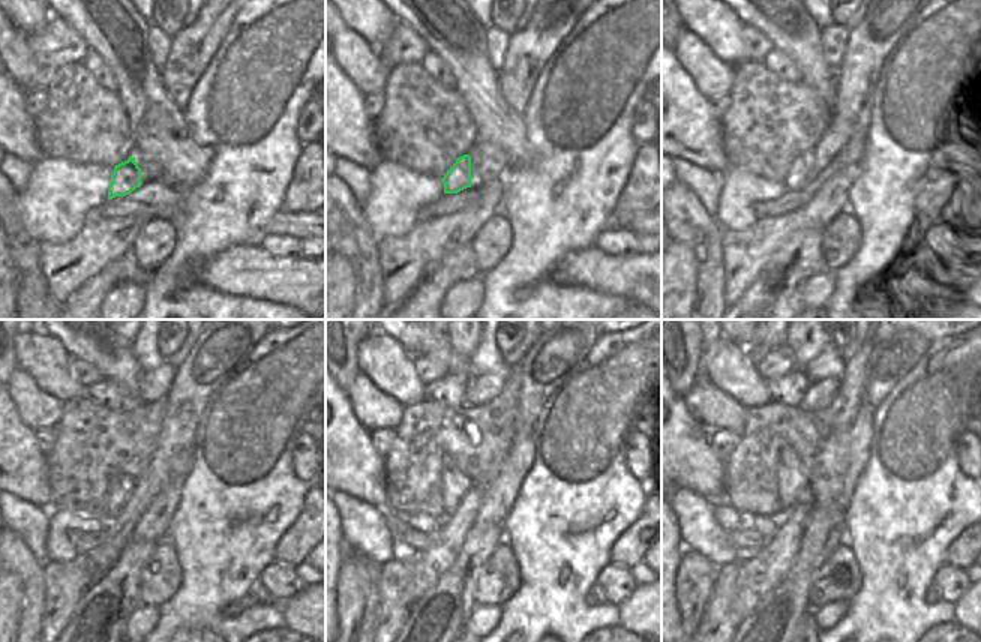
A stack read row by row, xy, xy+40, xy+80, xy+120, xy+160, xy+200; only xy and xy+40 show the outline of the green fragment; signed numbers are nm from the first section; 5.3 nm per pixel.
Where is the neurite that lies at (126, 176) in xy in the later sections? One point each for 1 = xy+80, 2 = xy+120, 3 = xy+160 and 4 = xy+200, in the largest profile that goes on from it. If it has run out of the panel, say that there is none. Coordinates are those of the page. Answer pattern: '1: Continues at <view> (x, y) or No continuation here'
1: Continues at xy+80 (795, 177)
2: Continues at xy+120 (120, 488)
3: Continues at xy+160 (455, 485)
4: Continues at xy+200 (791, 474).

